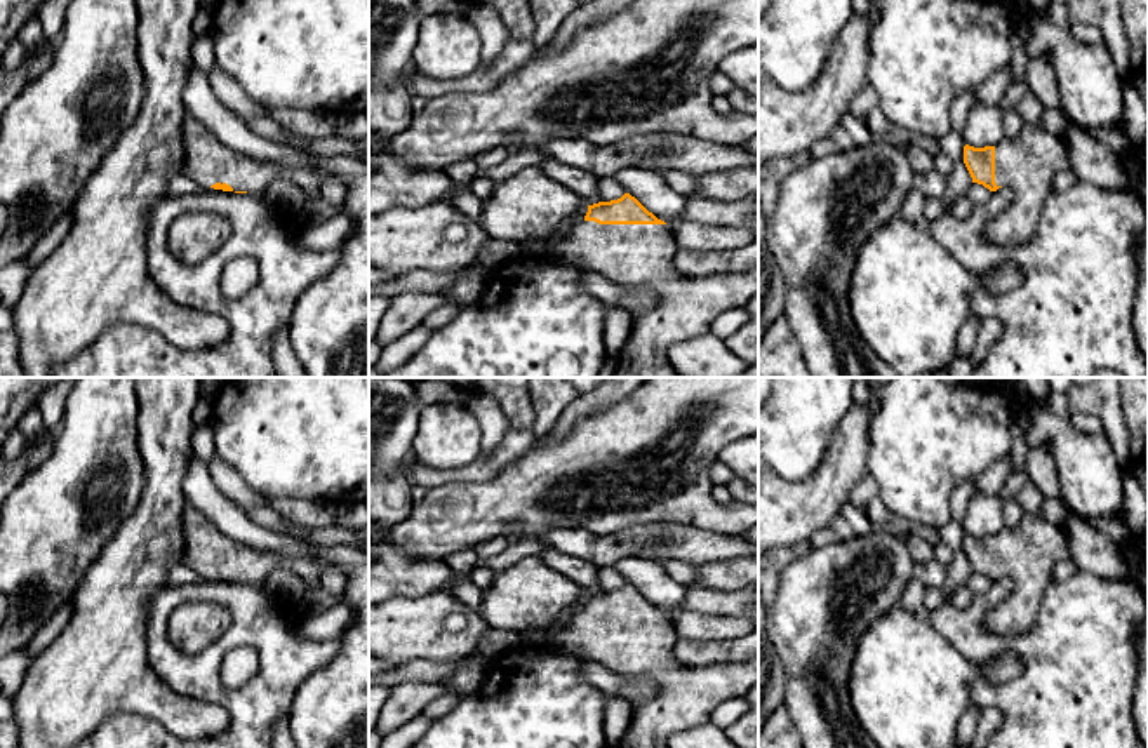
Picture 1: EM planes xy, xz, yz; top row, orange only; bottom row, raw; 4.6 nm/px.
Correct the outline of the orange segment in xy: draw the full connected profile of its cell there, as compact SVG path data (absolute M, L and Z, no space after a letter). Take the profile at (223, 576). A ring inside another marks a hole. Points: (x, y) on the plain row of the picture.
M191 504L183 511L184 551L181 562L198 576L263 584L284 560L278 553L230 539Z

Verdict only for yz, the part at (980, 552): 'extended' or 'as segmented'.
extended

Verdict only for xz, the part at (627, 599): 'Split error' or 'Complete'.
Split error

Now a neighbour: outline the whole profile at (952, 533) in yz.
M950 517L938 531L941 541L955 553L953 562L946 567L946 581L941 588L944 598L950 600L953 591L967 583L972 574L972 567L964 553L964 525Z

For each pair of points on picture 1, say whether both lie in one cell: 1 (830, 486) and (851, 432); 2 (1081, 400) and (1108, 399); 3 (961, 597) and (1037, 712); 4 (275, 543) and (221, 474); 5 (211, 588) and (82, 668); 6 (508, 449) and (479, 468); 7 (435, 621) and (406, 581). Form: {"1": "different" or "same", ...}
{"1": "same", "2": "same", "3": "different", "4": "different", "5": "different", "6": "same", "7": "different"}

